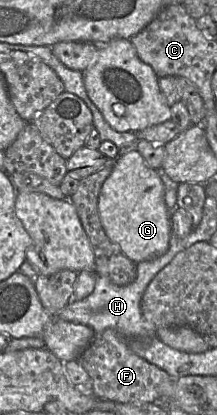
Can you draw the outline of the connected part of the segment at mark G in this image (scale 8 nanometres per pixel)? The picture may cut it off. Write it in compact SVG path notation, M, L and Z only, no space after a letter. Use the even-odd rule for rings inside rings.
M136 149L117 158L111 174L101 187L98 210L106 235L121 249L125 256L135 263L153 260L167 252L172 235L172 211L169 211L165 203L165 186L160 171L149 167Z

